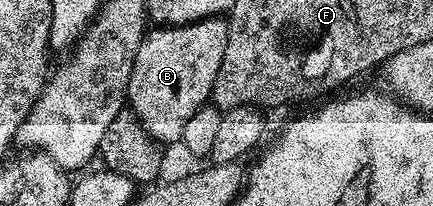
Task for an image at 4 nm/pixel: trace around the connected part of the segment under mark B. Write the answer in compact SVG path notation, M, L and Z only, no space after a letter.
M222 17L201 19L183 27L158 25L142 36L126 97L129 110L136 113L156 142L177 144L192 113L213 96L216 73L220 73L220 61L224 61L224 45L227 43L228 22Z

